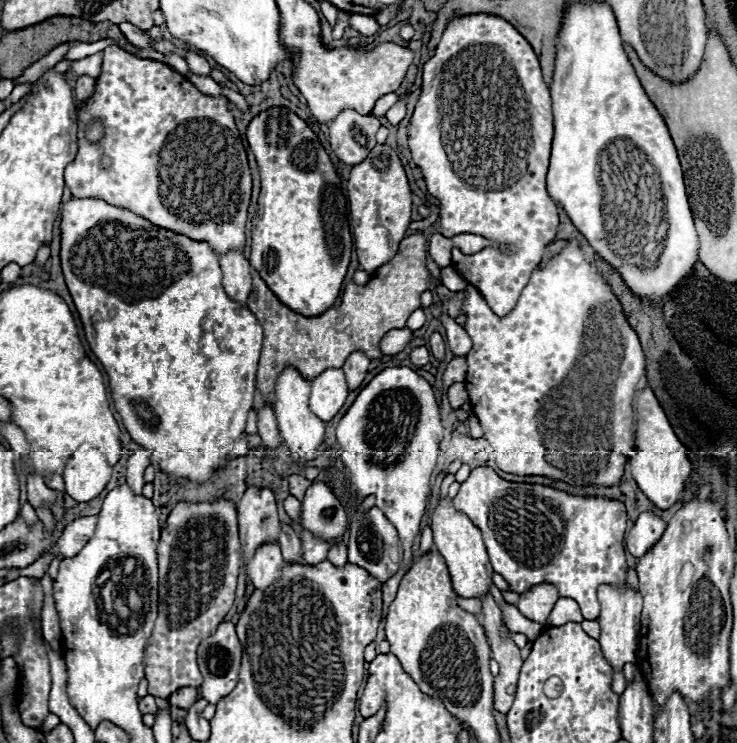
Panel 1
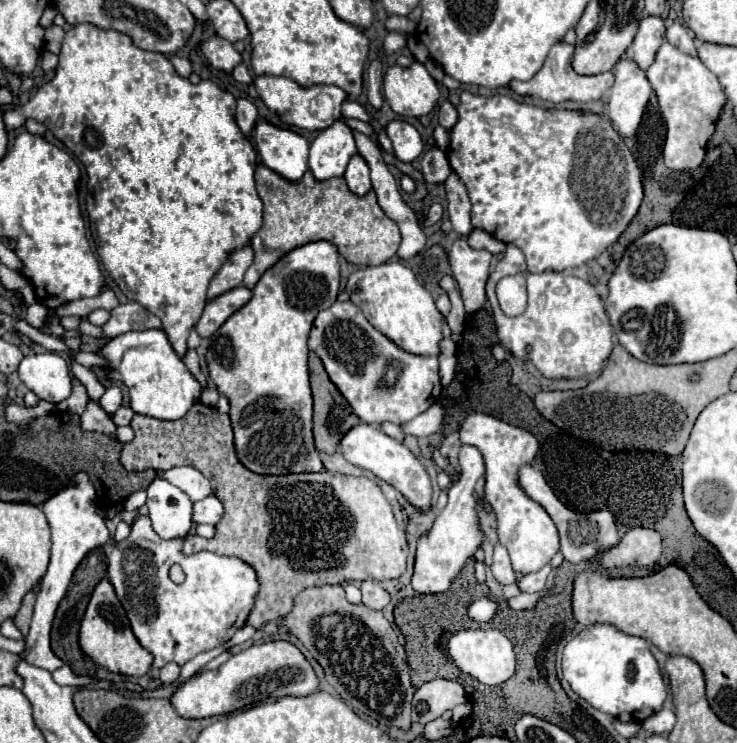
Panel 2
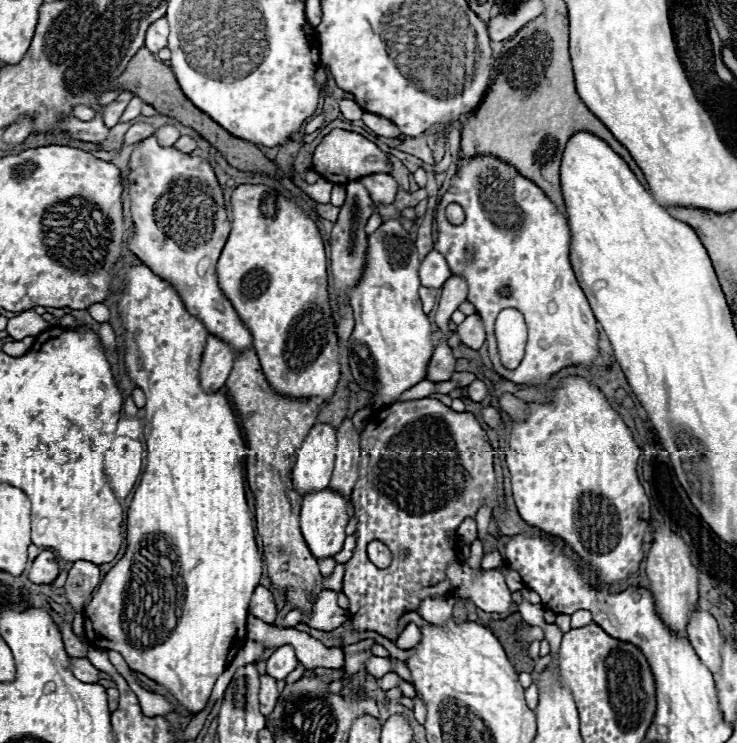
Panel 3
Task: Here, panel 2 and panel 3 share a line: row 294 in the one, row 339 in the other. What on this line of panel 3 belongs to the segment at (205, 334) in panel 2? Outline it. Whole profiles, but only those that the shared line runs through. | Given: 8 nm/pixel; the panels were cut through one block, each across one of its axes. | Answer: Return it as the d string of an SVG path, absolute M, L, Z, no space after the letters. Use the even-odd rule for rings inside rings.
M156 136L142 140L134 148L130 166L128 188L134 230L128 238L128 248L174 286L186 310L202 320L212 336L226 342L234 354L242 354L252 346L252 336L216 280L216 262L230 234L230 220L212 166L198 156L178 152L174 146L158 146Z

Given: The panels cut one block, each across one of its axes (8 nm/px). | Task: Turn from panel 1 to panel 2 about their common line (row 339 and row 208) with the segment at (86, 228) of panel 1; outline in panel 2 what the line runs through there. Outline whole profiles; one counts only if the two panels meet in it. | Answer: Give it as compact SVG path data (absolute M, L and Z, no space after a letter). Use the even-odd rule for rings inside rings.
M88 22L76 24L74 28L70 28L66 32L62 50L60 50L60 62L56 66L56 76L50 82L46 82L44 86L40 86L38 92L26 104L18 106L16 110L8 110L4 114L4 122L6 122L8 130L22 126L26 122L26 118L34 118L34 120L42 122L84 164L86 174L88 174L86 208L91 223L89 229L92 232L91 236L96 248L98 248L98 256L100 256L104 268L108 270L108 274L112 276L112 280L120 286L122 294L128 300L138 302L140 306L144 306L148 312L152 312L154 316L158 316L162 320L162 330L166 332L172 348L176 350L176 354L180 358L186 356L188 334L196 326L198 318L202 316L204 304L208 300L208 296L206 296L208 282L218 272L218 268L226 262L228 254L232 250L248 244L250 238L262 226L262 200L260 200L260 196L256 192L256 184L254 184L256 152L254 152L254 146L250 144L250 140L244 136L244 132L240 132L234 114L236 114L236 98L230 92L222 90L216 82L200 80L198 84L192 84L188 78L184 78L176 72L176 68L164 54L136 48L136 44L132 44L132 38L128 34L96 28L94 24L88 24Z

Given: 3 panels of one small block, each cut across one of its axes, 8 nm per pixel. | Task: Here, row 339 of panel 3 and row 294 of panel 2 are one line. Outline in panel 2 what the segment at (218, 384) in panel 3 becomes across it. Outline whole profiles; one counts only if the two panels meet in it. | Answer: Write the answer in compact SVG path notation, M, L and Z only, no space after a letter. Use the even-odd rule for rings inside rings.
M246 244L244 248L232 250L230 256L228 256L228 260L220 266L220 270L210 280L208 300L216 298L218 294L222 294L226 290L232 290L232 288L240 286L242 278L244 278L244 272L252 264L252 260L254 260L254 252L252 252L250 244Z

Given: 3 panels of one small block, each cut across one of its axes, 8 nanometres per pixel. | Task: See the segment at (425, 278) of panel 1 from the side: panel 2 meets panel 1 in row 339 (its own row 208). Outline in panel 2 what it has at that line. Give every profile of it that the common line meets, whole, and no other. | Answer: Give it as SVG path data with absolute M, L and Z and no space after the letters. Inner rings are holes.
M264 164L256 166L256 188L264 202L264 224L252 238L254 262L244 276L244 286L250 290L282 254L314 240L336 244L338 252L358 266L384 264L400 246L402 236L398 224L384 214L374 190L364 196L356 196L350 192L344 178L318 182L312 172L306 172L298 182L290 182Z

